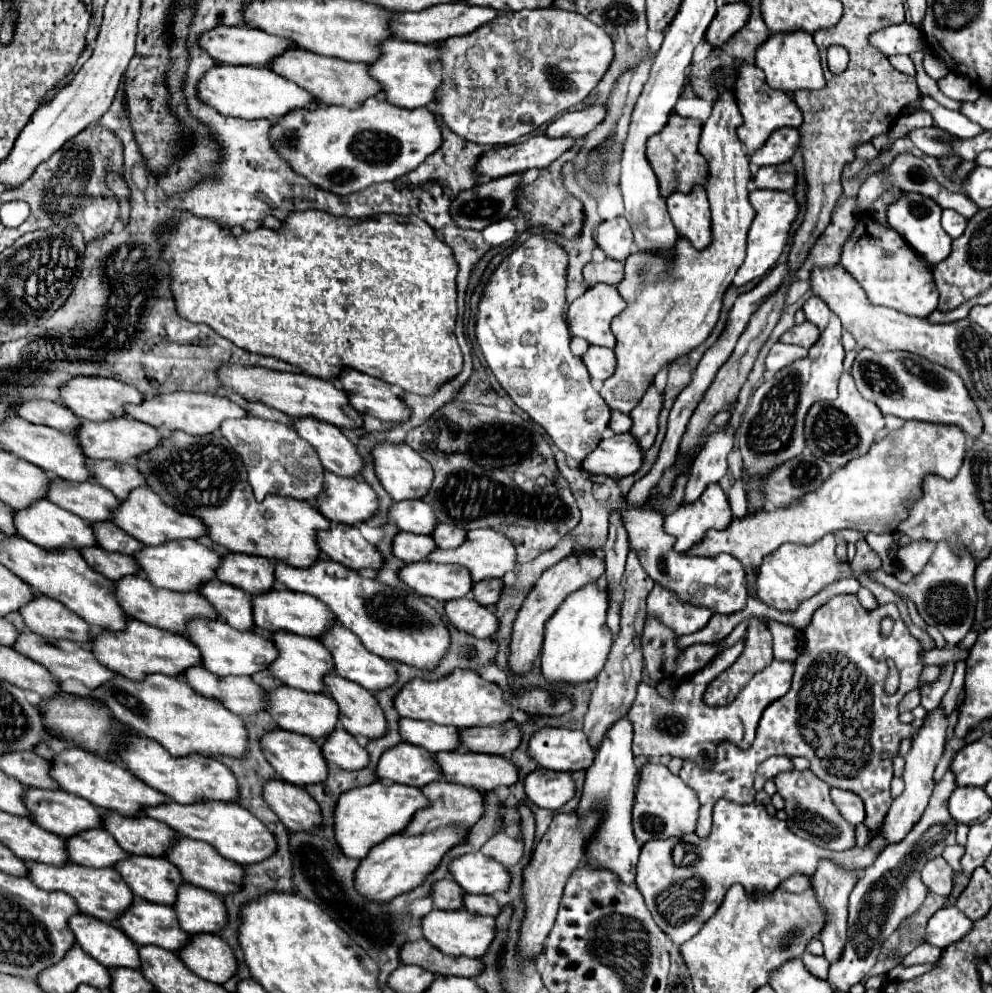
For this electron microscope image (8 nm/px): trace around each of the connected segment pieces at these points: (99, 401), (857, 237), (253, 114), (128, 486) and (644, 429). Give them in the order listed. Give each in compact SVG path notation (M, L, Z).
M76 377L70 383L66 383L60 391L62 403L80 419L88 419L88 421L110 421L114 417L126 417L124 405L128 403L142 403L144 395L140 391L136 391L134 387L116 381L116 379L104 379L104 377Z
M862 215L852 237L844 243L842 265L860 283L874 305L890 307L904 315L922 319L938 309L938 289L932 273L920 263L918 255L894 229L882 227L870 215Z
M250 65L214 67L200 81L198 93L202 101L216 107L222 115L242 117L242 119L282 119L290 111L310 109L316 103L316 99L296 83L276 75L266 67L250 67Z
M92 461L90 471L94 473L96 481L110 489L120 501L124 501L132 489L146 485L142 473L138 473L136 465L132 463L116 463L116 461Z
M650 385L642 401L632 409L630 417L634 419L632 435L638 439L640 447L648 451L658 435L658 415L662 411L662 393L656 389L656 385Z

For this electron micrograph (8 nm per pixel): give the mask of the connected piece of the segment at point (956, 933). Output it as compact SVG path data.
M944 907L928 921L926 929L926 943L936 945L940 949L946 949L952 943L958 943L970 929L974 927L974 921L966 919L962 911L956 907Z

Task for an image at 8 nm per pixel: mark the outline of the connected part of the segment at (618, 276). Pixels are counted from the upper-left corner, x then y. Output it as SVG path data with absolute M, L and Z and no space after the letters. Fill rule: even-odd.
M604 259L602 263L588 263L584 267L584 279L590 287L596 283L618 285L618 281L622 281L622 263L614 259Z

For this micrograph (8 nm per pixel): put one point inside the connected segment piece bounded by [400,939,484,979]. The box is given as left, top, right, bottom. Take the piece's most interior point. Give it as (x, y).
(421, 953)

